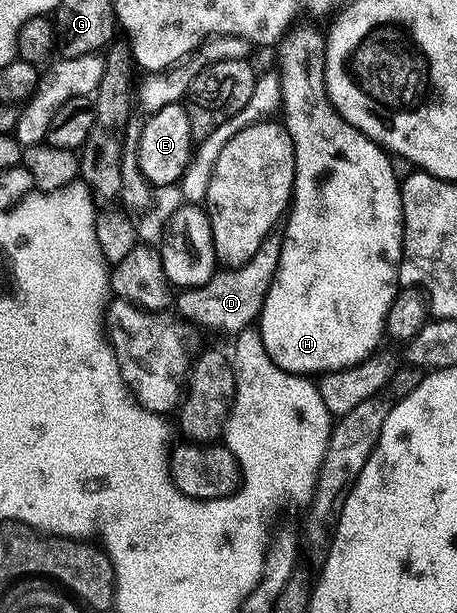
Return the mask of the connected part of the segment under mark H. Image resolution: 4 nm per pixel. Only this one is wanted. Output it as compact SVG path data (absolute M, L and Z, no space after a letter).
M294 28L288 32L278 43L280 50L280 66L278 72L281 76L281 86L283 88L282 107L283 126L288 129L288 134L294 144L294 160L296 161L296 182L292 185L292 200L290 209L286 214L286 221L283 223L282 231L284 243L282 244L281 259L278 260L277 274L270 284L269 291L266 292L265 303L262 304L258 319L258 329L260 339L274 364L278 364L284 370L289 370L291 374L303 374L305 376L321 376L330 373L332 370L348 369L366 361L377 353L376 345L380 338L385 337L384 321L386 312L390 312L392 302L398 293L398 271L400 260L404 256L404 217L402 216L402 202L400 200L401 179L396 178L396 170L392 167L393 159L387 150L377 142L372 142L358 128L354 128L339 114L328 95L326 88L326 56L324 48L326 38L323 33L318 34L314 30L299 30Z

